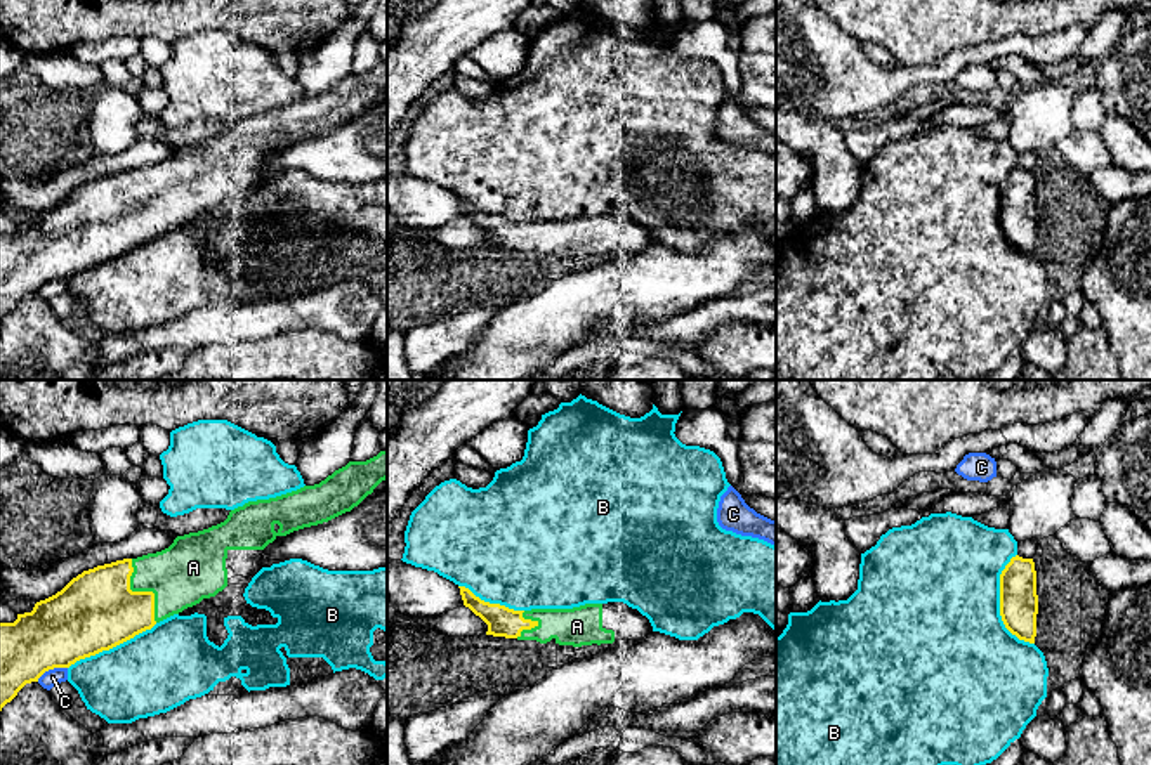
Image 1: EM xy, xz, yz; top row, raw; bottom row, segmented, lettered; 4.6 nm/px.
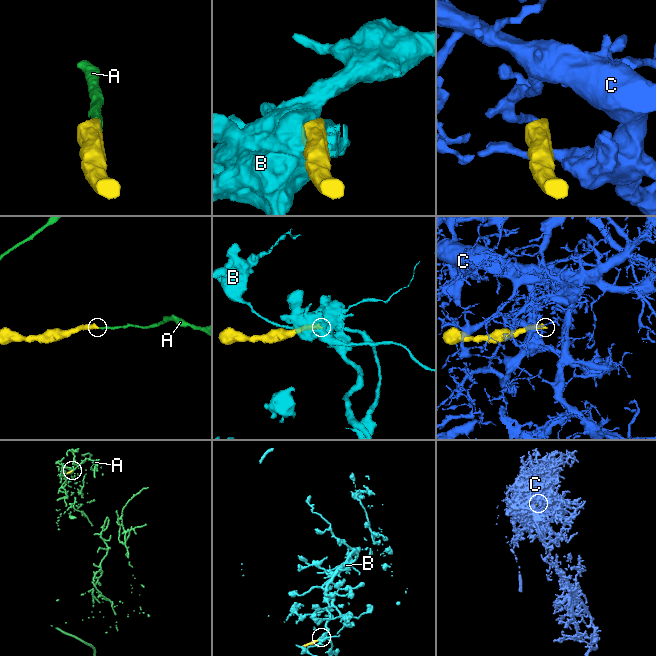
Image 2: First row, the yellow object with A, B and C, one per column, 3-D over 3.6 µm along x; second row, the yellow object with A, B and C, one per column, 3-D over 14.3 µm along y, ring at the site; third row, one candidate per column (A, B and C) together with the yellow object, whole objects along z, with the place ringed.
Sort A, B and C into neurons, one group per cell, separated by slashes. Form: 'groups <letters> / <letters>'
groups A / B / C

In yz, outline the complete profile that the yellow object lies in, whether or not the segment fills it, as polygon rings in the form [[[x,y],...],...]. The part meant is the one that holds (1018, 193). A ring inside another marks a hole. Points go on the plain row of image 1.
[[[1012,168],[1000,186],[1000,227],[1019,252],[1035,255],[1036,248],[1036,182],[1033,170]]]

